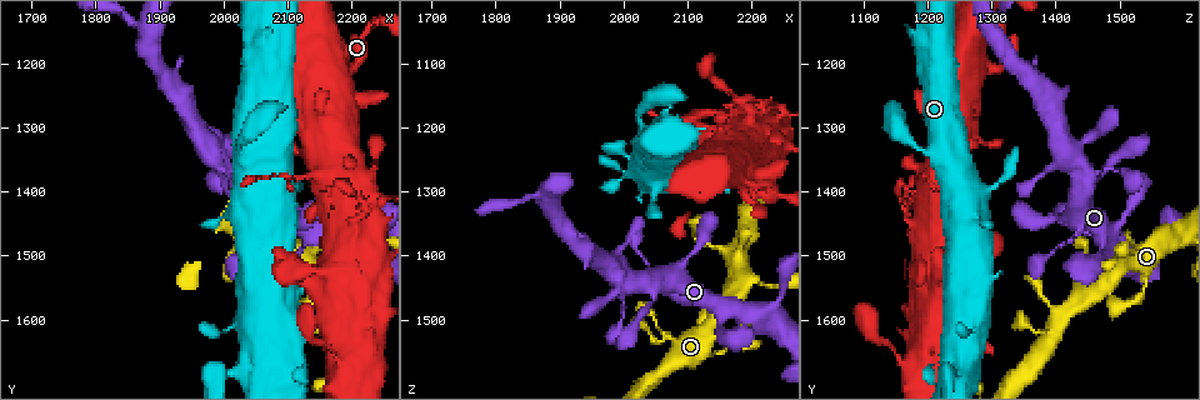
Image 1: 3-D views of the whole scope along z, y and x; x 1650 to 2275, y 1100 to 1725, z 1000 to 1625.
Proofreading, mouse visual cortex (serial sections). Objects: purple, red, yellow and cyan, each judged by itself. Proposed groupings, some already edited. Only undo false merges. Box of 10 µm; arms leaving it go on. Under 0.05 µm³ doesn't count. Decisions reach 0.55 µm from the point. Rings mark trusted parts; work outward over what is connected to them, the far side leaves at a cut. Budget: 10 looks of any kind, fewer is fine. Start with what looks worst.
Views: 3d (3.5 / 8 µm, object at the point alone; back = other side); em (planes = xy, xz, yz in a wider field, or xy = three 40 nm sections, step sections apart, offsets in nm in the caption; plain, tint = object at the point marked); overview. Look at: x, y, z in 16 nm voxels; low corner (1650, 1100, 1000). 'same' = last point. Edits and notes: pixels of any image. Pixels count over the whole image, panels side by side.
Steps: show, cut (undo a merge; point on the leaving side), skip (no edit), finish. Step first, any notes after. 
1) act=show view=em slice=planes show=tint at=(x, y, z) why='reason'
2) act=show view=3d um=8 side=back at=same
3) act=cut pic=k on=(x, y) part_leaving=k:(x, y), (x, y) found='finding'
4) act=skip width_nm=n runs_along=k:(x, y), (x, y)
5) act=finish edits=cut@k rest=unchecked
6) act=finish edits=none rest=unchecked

act=show view=3d um=3.5 at=(2175, 1210, 1280) why='sharp bend'

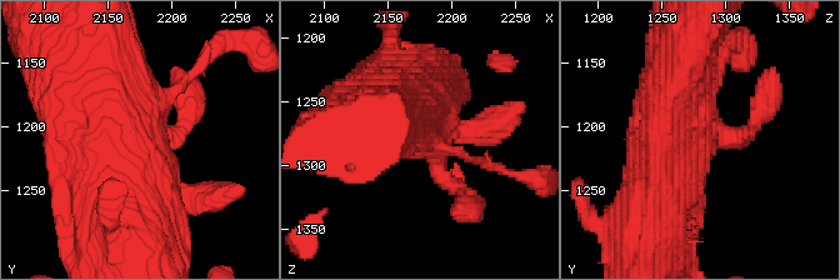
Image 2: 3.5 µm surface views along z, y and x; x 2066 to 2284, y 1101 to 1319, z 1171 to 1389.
act=show view=em slice=xy step=2 show=tint at=same why='now the EM'

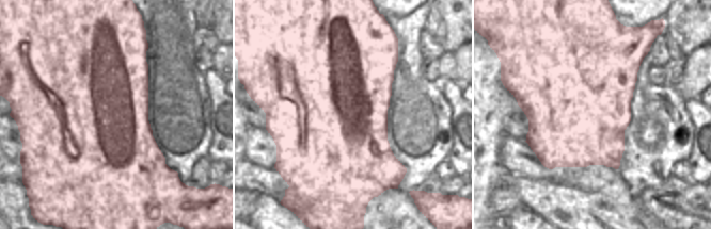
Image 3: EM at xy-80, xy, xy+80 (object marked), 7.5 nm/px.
act=skip runs_along=2:(471, 199), (436, 173), (421, 106) found='all the same cell'

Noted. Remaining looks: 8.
act=show view=3d um=3.5 side=back at=(2115, 1615, 1365) why='sharp bend'

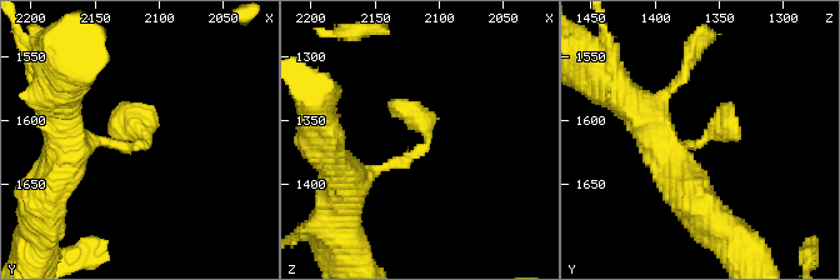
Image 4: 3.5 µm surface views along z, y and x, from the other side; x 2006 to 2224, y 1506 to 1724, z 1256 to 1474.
act=show view=em slice=xy step=2 show=tint at=(2110, 1618, 1364)

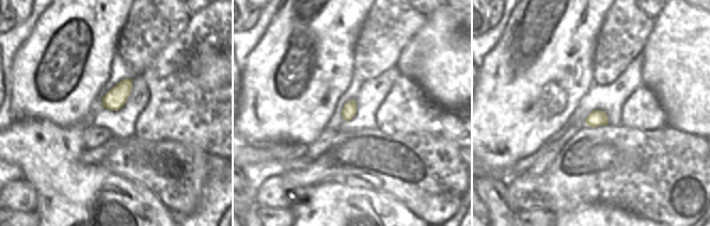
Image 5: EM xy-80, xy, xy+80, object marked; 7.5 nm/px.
act=skip runs_along=4:(360, 176), (425, 144), (421, 121), (390, 103) found='all the same cell'

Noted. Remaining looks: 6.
act=show view=em slice=xy step=1 show=tint at=(2185, 1675, 1165)

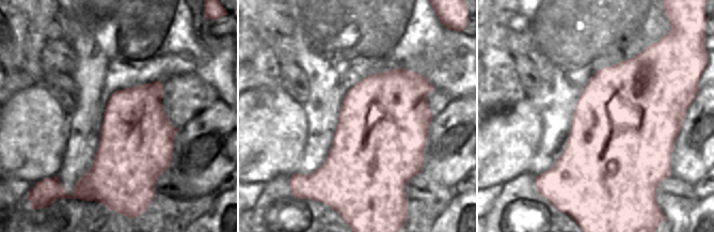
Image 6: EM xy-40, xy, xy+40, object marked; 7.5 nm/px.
act=show view=3d um=3.5 at=same

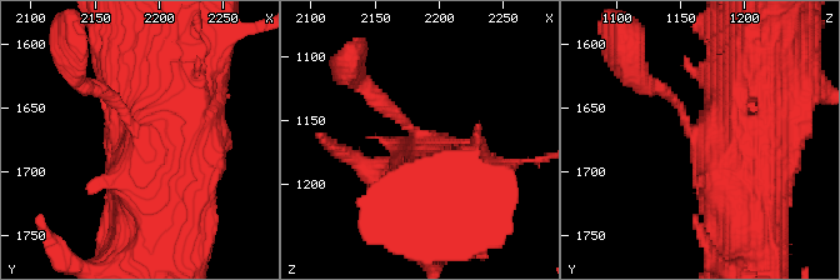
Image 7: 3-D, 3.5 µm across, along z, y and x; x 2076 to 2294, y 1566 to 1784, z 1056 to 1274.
act=skip runs_along=7:(443, 201), (455, 183), (398, 115) found='all the same cell'

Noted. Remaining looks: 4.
act=show view=3d um=8 side=back at=(2045, 1685, 1255) why='thick turns thin'

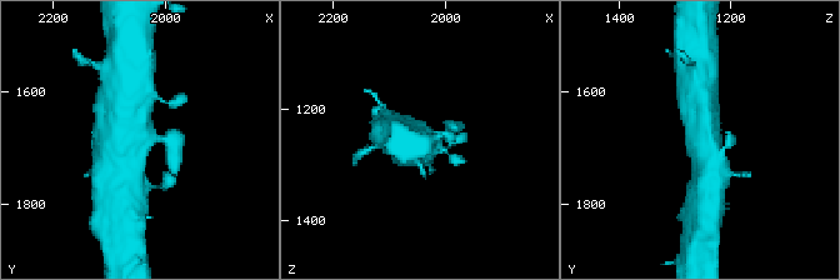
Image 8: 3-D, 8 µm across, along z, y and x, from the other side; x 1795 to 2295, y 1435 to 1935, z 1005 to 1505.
act=show view=3d um=3.5 at=same

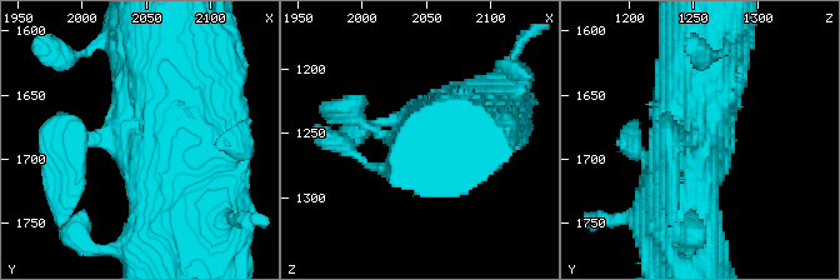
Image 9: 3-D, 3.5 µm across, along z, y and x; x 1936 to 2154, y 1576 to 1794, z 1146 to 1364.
act=show view=em slice=xy step=5 show=tint at=(2042, 1682, 1252) why='shape alone is not enough'

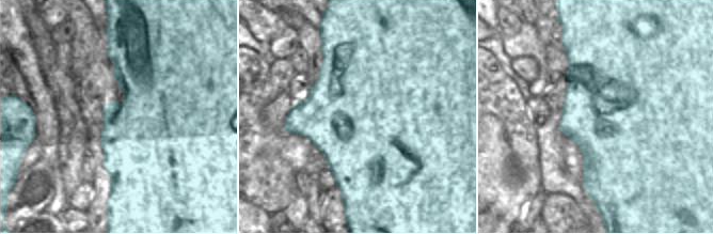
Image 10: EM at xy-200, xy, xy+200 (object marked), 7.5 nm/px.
act=skip runs_along=9:(170, 38), (174, 115), (150, 138), (85, 138) found='continuous, no second cell'

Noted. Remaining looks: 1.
act=finish edits=none rest=unchecked

